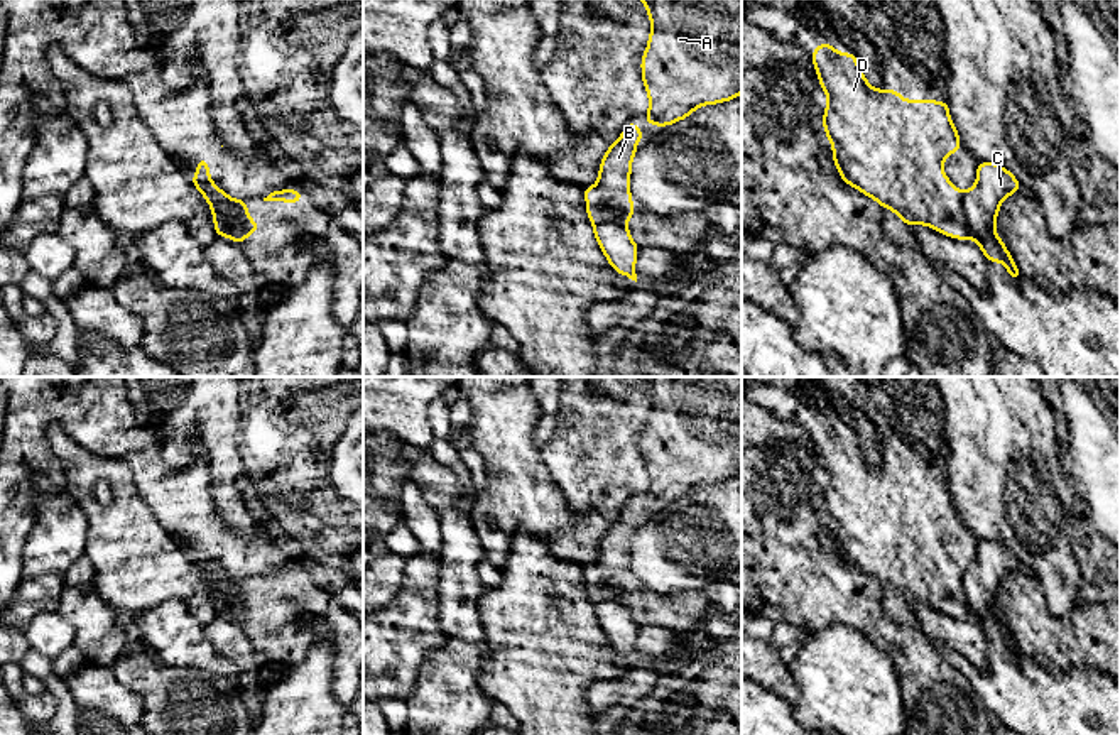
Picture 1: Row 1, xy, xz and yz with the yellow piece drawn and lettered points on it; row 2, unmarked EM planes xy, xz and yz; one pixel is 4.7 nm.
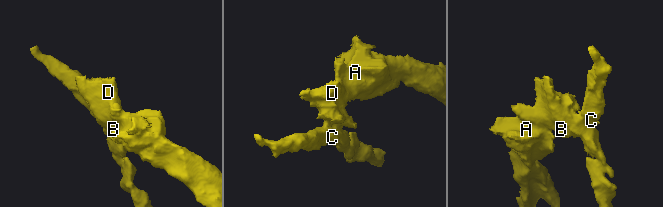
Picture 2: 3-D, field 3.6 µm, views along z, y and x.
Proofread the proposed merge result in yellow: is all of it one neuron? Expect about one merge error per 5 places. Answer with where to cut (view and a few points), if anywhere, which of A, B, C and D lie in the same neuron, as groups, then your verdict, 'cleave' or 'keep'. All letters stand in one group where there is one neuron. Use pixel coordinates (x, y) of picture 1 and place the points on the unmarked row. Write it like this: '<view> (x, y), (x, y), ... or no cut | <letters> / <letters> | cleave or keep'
yz (962, 573), (968, 615) | A B D / C | cleave

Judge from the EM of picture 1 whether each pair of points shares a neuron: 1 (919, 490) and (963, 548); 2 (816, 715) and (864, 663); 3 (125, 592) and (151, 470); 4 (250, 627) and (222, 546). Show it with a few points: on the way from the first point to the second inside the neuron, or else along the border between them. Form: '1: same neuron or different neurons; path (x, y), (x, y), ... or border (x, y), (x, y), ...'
1: same neuron; path (919, 506), (948, 536)
2: same neuron; path (830, 702), (847, 685), (850, 676)
3: different neurons; border (129, 463), (142, 499), (168, 533)
4: same neuron; path (252, 607), (252, 577), (242, 566)

